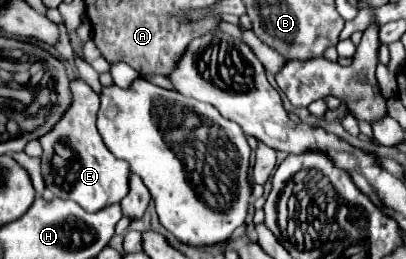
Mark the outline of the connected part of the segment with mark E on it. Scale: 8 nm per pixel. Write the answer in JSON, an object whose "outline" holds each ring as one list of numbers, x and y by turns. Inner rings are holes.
{"outline":[[82,79,70,81,72,103,60,121,40,137,42,143,42,177,46,189,50,189,58,199,72,199,82,209,94,213,106,205,122,201,128,193,128,165,116,159,104,145,96,129,96,113,100,107,100,97]]}

